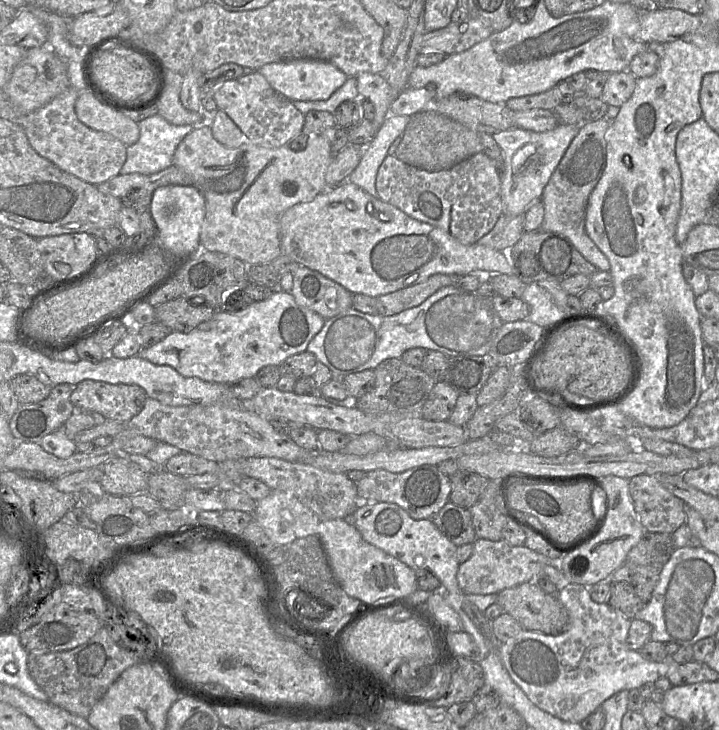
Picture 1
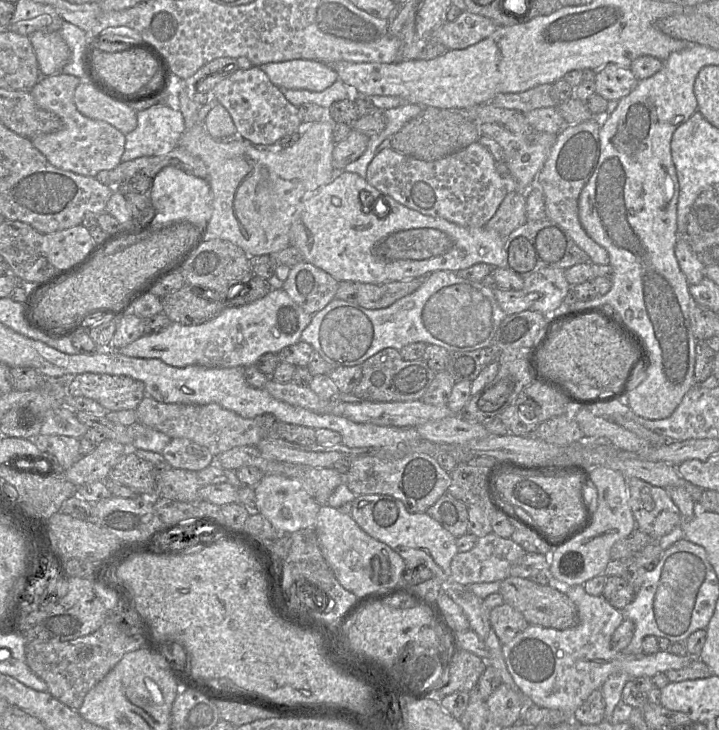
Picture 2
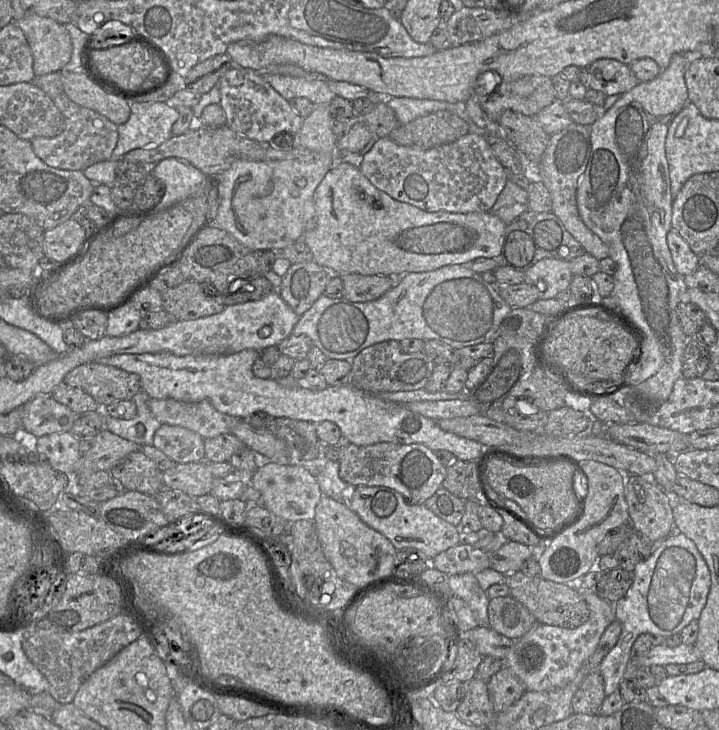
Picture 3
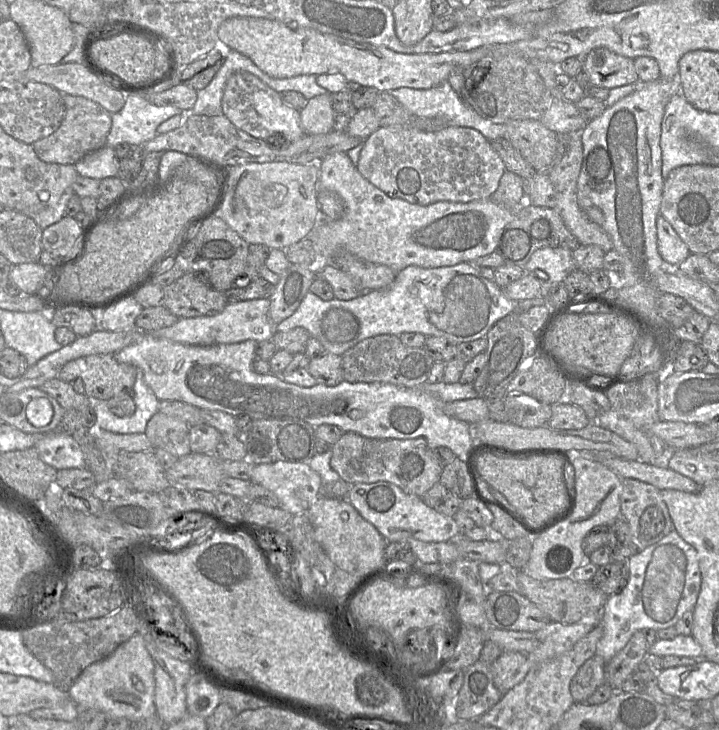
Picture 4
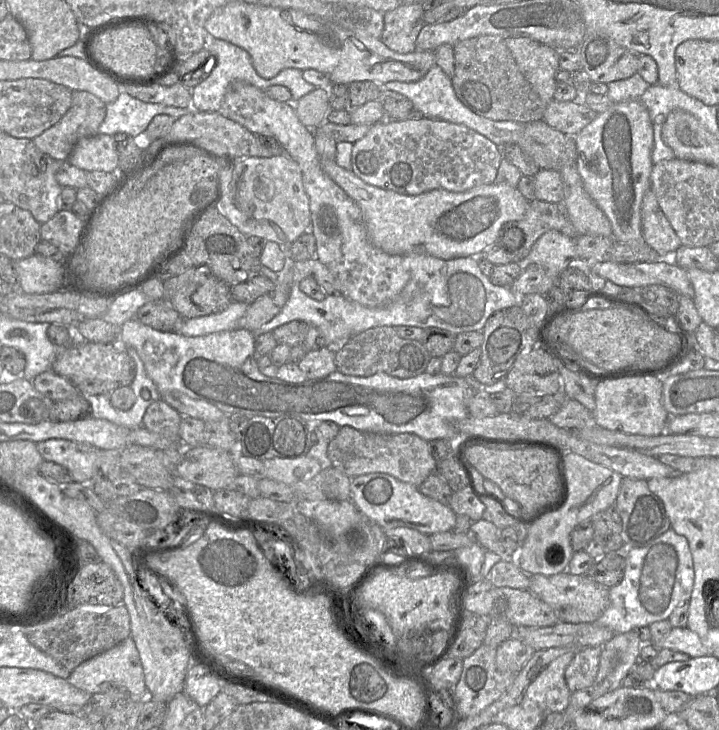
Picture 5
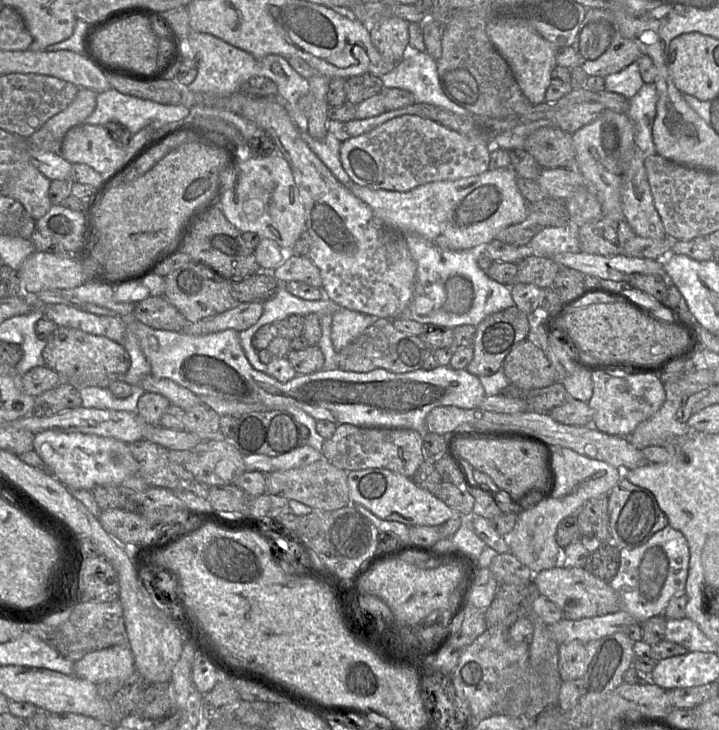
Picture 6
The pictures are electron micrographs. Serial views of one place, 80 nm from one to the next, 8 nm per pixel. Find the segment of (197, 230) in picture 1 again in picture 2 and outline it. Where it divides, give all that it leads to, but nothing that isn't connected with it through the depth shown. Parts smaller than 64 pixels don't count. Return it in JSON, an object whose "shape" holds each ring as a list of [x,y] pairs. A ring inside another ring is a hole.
{"shape":[[[166,166],[152,180],[150,199],[155,210],[152,236],[160,234],[171,225],[189,223],[200,230],[195,241],[203,241],[213,213],[213,195],[206,179],[188,174],[174,166]]]}

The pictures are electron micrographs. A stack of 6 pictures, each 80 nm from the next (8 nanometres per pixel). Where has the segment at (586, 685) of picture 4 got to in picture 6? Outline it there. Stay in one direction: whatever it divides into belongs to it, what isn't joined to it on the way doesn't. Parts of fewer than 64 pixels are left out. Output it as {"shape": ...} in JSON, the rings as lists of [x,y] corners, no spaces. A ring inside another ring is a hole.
{"shape":[[[573,640],[558,646],[558,671],[561,681],[578,680],[583,677],[599,646],[598,641]]]}

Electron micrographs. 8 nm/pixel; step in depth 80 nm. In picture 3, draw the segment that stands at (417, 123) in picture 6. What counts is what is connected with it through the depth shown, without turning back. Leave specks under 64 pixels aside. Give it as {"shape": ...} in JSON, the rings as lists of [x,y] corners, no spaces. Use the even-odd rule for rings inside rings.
{"shape":[[[473,132],[453,142],[428,149],[400,146],[390,137],[382,137],[377,139],[372,148],[363,156],[359,170],[377,189],[395,200],[411,204],[426,212],[490,212],[508,180],[507,170],[493,154],[486,135]]]}

